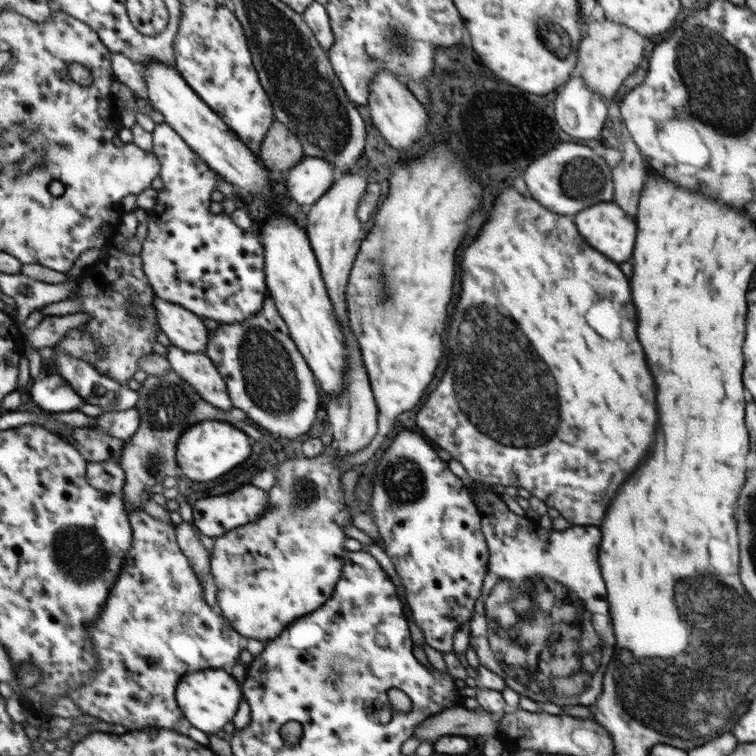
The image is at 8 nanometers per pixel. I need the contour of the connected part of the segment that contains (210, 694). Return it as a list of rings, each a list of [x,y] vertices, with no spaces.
[[[204,669],[182,675],[175,690],[175,697],[177,705],[192,726],[202,732],[216,734],[234,718],[240,699],[244,696],[229,669]]]

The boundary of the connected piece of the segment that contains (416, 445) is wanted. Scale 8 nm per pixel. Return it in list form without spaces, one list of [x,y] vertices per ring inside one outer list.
[[[403,429],[378,460],[373,474],[370,498],[373,522],[386,545],[385,552],[404,585],[405,598],[415,623],[423,632],[425,642],[442,653],[453,650],[456,631],[473,615],[482,594],[484,577],[491,557],[481,525],[481,513],[472,499],[472,491],[438,457],[437,449],[422,437],[422,433]]]

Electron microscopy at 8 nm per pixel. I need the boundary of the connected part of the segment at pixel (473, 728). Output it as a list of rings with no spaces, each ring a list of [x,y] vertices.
[[[462,705],[454,706],[452,708],[445,708],[442,712],[437,715],[430,716],[426,720],[423,720],[416,729],[414,729],[413,736],[415,736],[419,741],[424,742],[428,741],[431,743],[436,742],[441,736],[462,736],[462,737],[474,737],[474,736],[483,736],[488,737],[497,737],[494,736],[494,732],[500,730],[498,722],[494,722],[492,718],[494,715],[490,712],[486,712],[482,708],[478,708],[476,712],[472,712],[465,708]]]

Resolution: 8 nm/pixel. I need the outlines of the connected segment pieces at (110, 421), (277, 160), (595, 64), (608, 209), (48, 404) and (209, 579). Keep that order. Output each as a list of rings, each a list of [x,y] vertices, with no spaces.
[[[134,407],[123,411],[106,411],[101,416],[96,416],[97,423],[90,429],[96,429],[103,433],[108,433],[112,438],[118,438],[124,442],[128,441],[140,426],[141,414]]]
[[[274,121],[262,139],[260,161],[270,170],[288,170],[304,157],[298,137],[281,122]]]
[[[604,19],[603,22],[592,21],[588,26],[586,34],[588,36],[582,39],[582,44],[578,46],[580,62],[582,62],[582,73],[586,86],[589,86],[593,92],[610,102],[627,76],[630,76],[642,62],[644,58],[644,48],[646,48],[646,36],[638,34],[635,30],[613,22],[613,20]]]
[[[613,201],[599,202],[594,206],[589,206],[581,210],[574,216],[576,218],[576,226],[578,232],[584,237],[584,240],[598,252],[602,252],[606,258],[610,258],[612,262],[626,262],[633,255],[634,240],[637,234],[637,218],[628,216]]]
[[[55,371],[37,378],[30,396],[38,408],[49,413],[72,412],[85,403],[69,382]]]
[[[182,521],[176,525],[177,543],[189,560],[190,566],[200,580],[203,595],[206,604],[216,613],[220,613],[220,607],[217,601],[217,585],[211,573],[210,551],[204,548],[200,542],[199,536],[194,532],[192,522]]]

